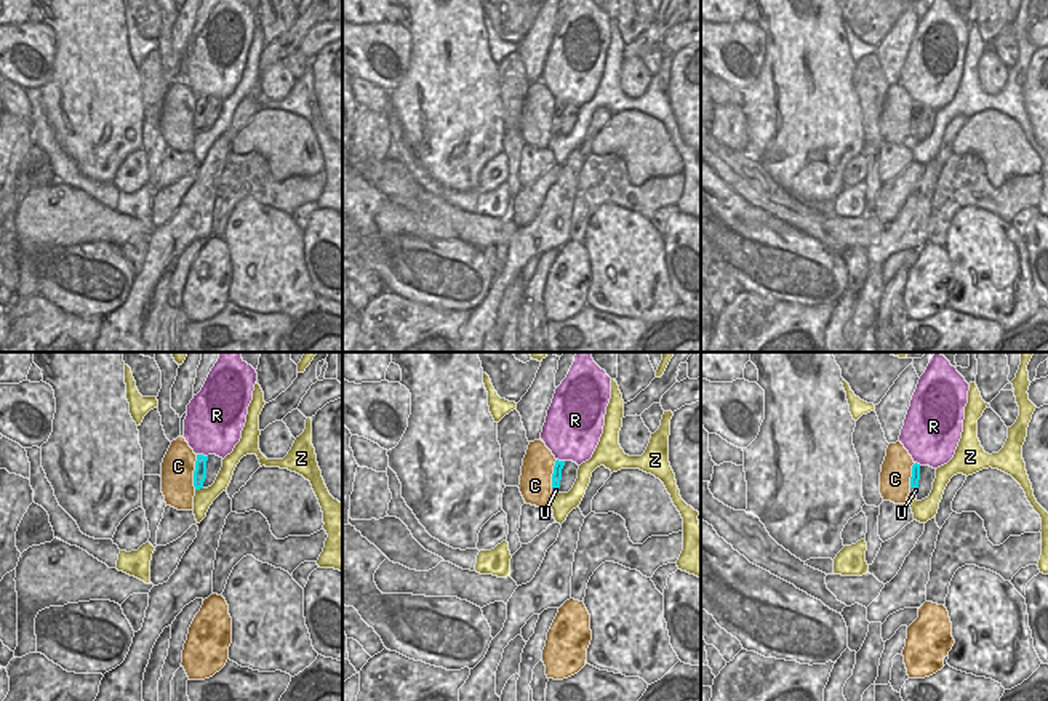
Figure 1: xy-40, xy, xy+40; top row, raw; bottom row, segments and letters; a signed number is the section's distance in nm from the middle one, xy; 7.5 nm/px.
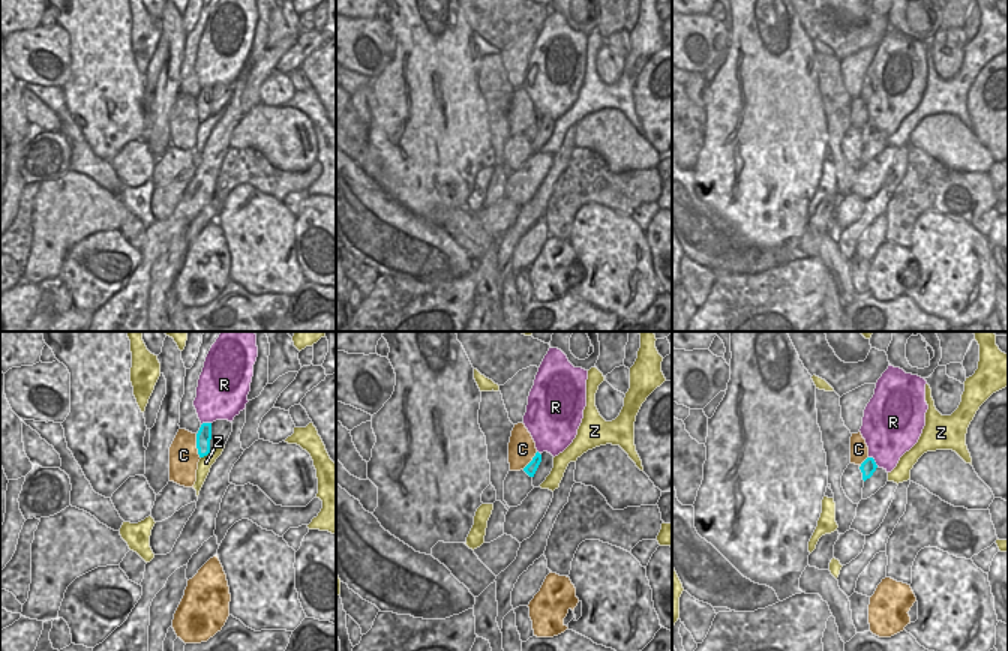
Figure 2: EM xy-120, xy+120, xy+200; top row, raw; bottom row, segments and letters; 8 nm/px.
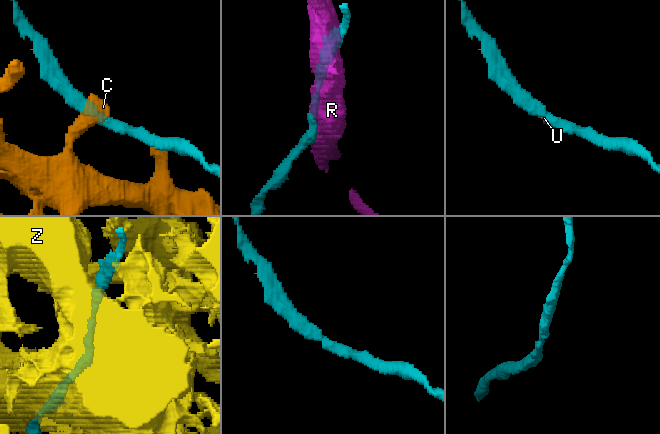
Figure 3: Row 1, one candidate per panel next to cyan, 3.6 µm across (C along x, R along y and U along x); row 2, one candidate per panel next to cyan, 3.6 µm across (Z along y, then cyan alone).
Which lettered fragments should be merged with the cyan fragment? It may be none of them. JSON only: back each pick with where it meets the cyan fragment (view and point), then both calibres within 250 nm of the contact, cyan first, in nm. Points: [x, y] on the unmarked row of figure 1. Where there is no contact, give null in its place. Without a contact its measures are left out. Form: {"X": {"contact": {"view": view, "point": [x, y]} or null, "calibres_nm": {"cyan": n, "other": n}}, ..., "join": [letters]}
{"join": []}

